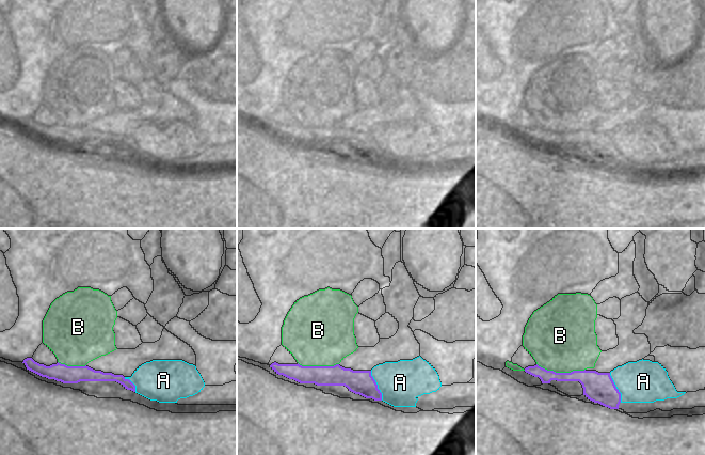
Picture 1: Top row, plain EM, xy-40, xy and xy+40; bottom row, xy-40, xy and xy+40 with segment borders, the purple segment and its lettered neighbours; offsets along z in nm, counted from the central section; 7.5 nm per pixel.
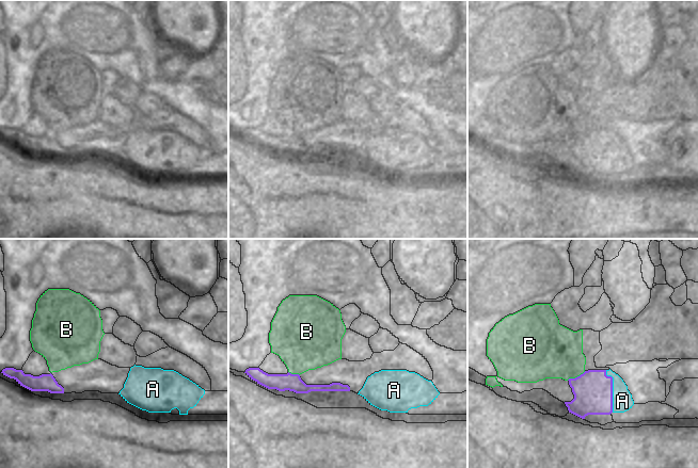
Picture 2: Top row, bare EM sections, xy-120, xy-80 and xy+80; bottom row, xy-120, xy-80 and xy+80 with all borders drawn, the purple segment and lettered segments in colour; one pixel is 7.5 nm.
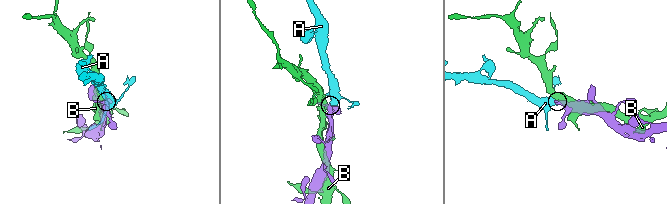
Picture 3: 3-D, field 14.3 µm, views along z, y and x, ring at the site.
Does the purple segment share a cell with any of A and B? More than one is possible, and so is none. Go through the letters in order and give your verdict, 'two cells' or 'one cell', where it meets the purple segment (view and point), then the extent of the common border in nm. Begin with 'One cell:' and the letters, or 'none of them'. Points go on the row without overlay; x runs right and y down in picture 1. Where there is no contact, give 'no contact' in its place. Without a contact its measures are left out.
One cell: A
A: one cell | xy (377, 146) | 240 nm
B: two cells | xy+40 (561, 134) | 380 nm

